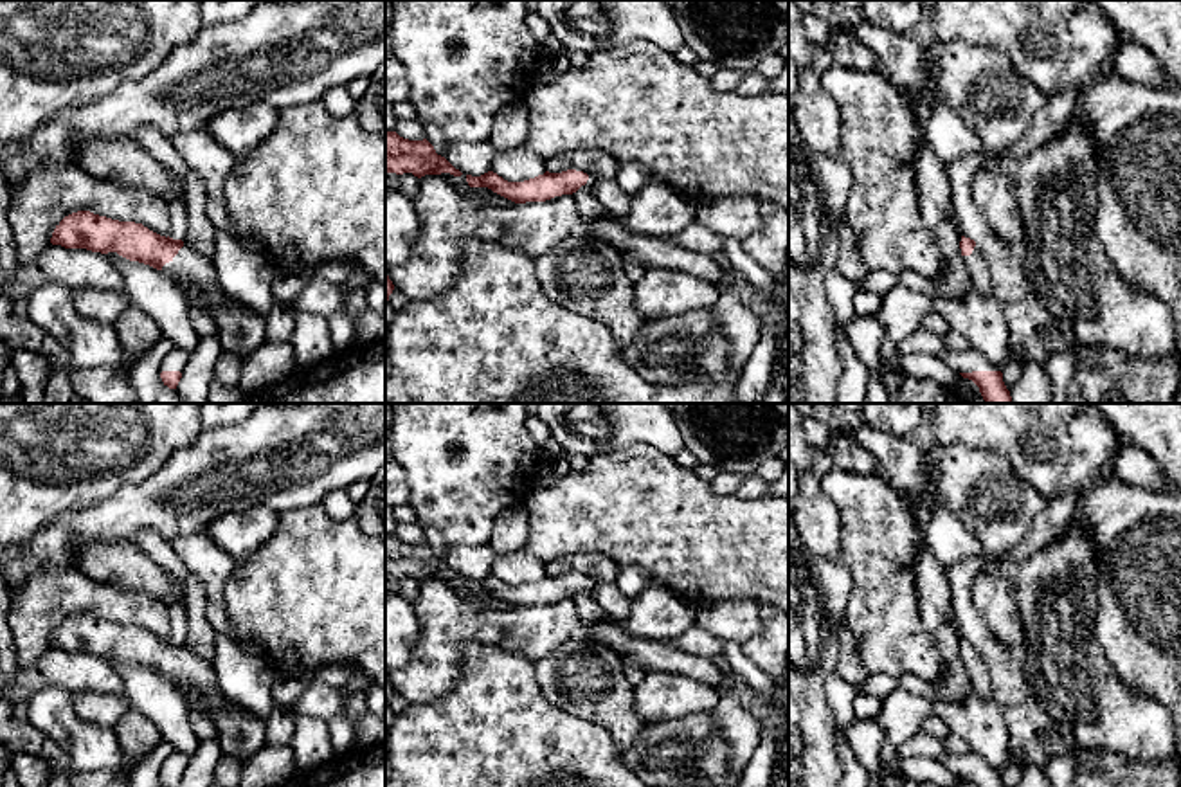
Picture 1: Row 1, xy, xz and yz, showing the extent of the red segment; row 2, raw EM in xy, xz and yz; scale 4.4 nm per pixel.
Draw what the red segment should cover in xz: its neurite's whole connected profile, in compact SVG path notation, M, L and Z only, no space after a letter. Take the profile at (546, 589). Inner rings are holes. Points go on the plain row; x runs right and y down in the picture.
M567 573L562 576L545 574L544 578L524 585L508 585L497 576L488 574L481 580L466 578L466 585L470 591L488 591L515 607L526 607L545 605L562 598L572 598L578 593L592 596L598 582L583 574Z

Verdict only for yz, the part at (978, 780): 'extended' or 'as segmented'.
extended

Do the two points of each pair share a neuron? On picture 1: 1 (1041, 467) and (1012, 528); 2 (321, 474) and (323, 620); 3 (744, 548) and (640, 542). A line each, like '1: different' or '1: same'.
1: different
2: different
3: same

